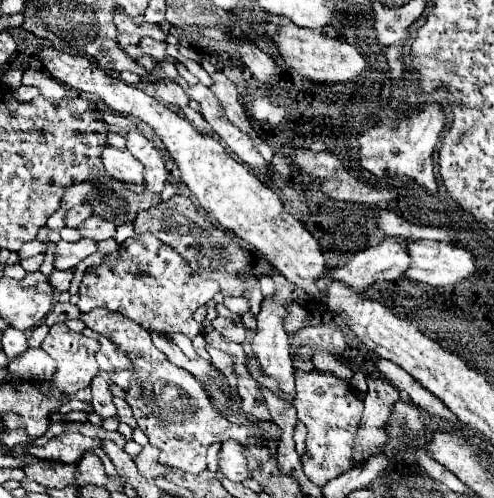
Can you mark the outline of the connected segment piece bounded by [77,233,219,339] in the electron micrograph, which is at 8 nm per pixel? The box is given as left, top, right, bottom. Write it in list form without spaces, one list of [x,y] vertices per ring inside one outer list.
[[[143,233],[123,241],[117,251],[105,257],[105,263],[87,269],[79,287],[77,309],[81,313],[97,307],[117,311],[143,325],[149,333],[183,333],[193,339],[203,331],[203,325],[193,319],[193,313],[211,301],[217,291],[217,281],[197,275],[187,261],[179,257],[179,253],[161,245],[153,233]]]

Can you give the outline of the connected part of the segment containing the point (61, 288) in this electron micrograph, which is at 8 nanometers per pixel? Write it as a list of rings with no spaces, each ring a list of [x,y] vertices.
[[[53,271],[49,275],[49,283],[57,293],[63,293],[69,290],[73,279],[73,271]]]

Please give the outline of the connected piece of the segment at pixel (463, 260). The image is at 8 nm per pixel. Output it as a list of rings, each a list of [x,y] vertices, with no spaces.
[[[407,241],[411,265],[405,277],[433,287],[453,287],[475,273],[475,257],[451,243]]]

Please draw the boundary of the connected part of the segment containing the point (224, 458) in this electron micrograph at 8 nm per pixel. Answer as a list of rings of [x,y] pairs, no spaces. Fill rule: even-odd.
[[[225,441],[219,449],[219,471],[229,481],[245,481],[249,477],[247,461],[243,457],[243,447],[237,441]]]

